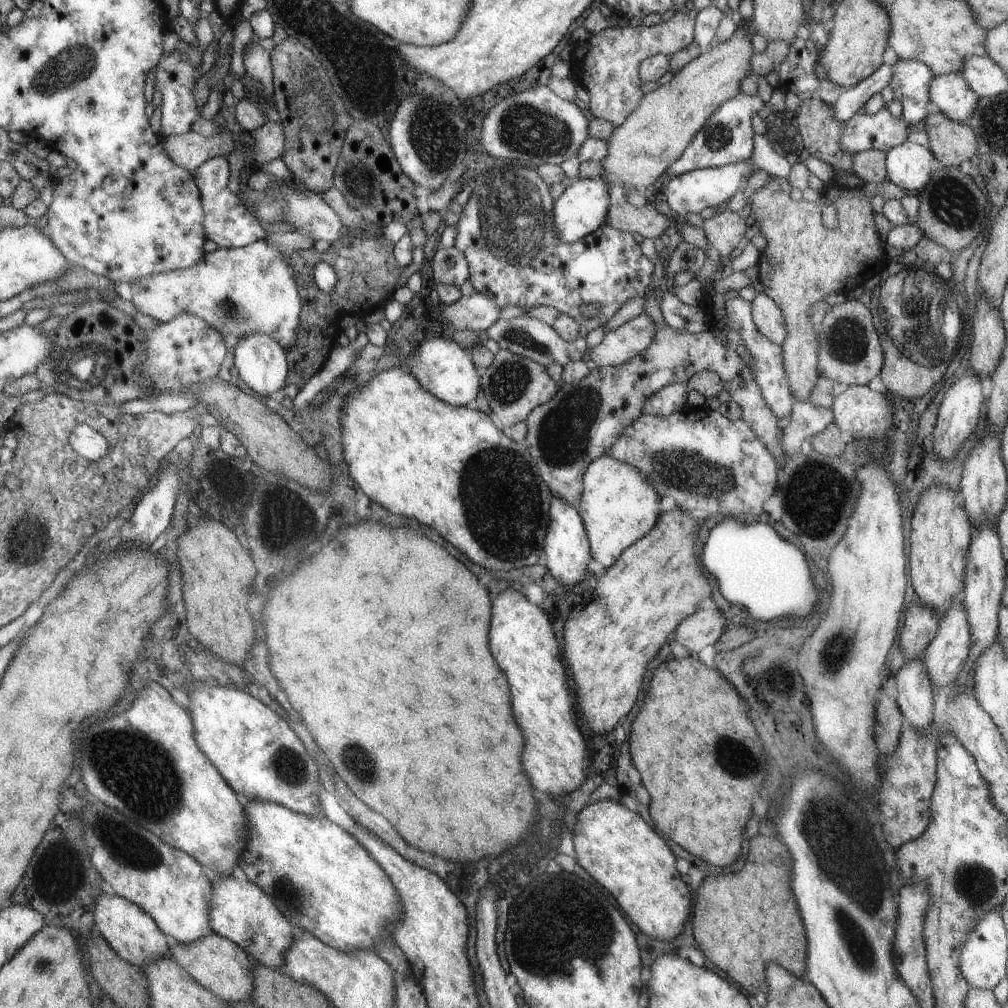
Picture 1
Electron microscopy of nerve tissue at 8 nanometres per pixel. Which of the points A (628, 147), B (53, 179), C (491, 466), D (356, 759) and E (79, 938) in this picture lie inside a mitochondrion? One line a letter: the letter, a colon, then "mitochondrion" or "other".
A: other
B: other
C: mitochondrion
D: mitochondrion
E: other

